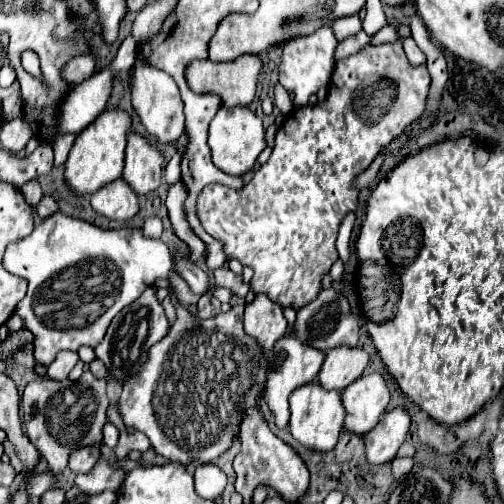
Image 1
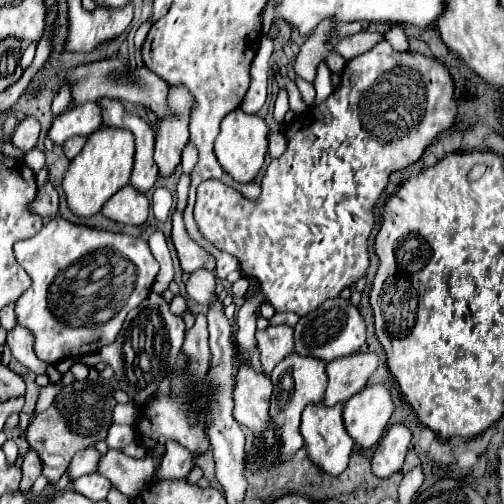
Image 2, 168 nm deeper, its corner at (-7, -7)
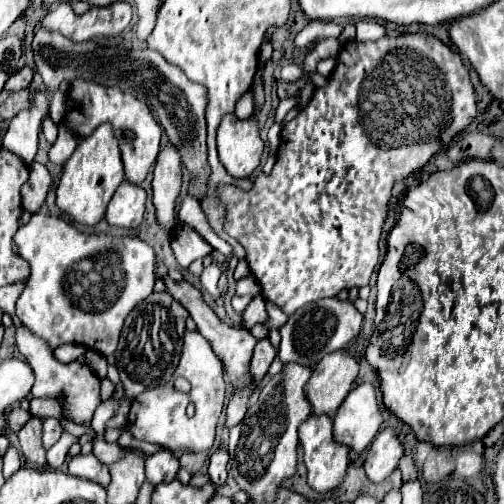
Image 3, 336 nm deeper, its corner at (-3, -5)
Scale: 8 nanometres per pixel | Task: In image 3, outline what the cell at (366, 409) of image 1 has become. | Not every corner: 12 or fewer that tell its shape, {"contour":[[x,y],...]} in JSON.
{"contour":[[360,384],[334,416],[334,440],[362,452],[382,424],[372,384]]}

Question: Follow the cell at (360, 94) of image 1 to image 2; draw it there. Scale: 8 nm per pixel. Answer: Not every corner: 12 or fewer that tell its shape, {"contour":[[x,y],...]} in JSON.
{"contour":[[384,40],[286,128],[262,194],[194,220],[306,316],[368,270],[394,170],[456,120],[448,70]]}

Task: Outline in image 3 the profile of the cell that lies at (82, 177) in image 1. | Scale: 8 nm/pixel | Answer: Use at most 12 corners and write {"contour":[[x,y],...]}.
{"contour":[[112,126],[76,146],[56,206],[94,226],[122,180]]}

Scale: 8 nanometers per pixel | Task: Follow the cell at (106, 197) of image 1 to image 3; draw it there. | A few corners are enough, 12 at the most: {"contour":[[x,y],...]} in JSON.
{"contour":[[124,180],[108,204],[108,224],[138,228],[144,188]]}

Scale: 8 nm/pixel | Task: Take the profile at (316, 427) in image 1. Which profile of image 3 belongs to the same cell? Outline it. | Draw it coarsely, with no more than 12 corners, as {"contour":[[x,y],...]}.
{"contour":[[328,416],[300,424],[308,484],[316,492],[338,488],[348,448],[332,438]]}

